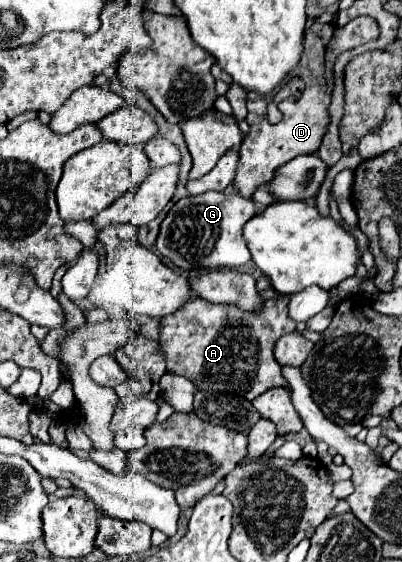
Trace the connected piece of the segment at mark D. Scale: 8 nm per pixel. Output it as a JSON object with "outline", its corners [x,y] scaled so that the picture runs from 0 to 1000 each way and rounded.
{"outline":[[[891,28],[871,36],[861,46],[836,46],[826,39],[821,43],[781,39],[756,60],[756,100],[741,121],[726,128],[726,135],[741,135],[756,142],[761,160],[751,164],[741,181],[701,185],[706,210],[692,221],[672,221],[662,206],[662,192],[677,178],[677,167],[647,171],[637,164],[617,164],[612,214],[622,221],[622,235],[612,238],[597,260],[597,295],[582,317],[582,327],[597,349],[622,352],[642,331],[662,327],[677,317],[692,295],[721,288],[726,281],[746,274],[781,274],[796,263],[816,217],[821,217],[816,192],[821,192],[821,171],[831,160],[831,107],[861,89],[876,89],[920,71],[935,71],[940,57],[945,57],[940,39],[920,28]]]}

